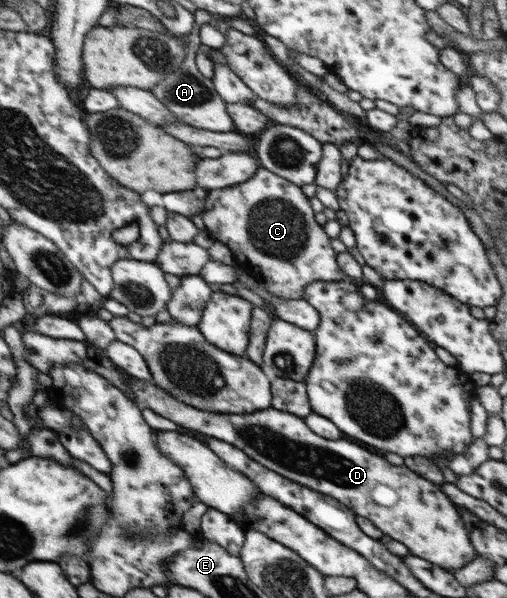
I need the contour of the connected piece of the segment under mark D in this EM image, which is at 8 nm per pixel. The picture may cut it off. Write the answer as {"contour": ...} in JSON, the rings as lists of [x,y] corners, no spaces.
{"contour":[[[125,375],[124,378],[128,389],[130,389],[128,397],[134,402],[138,401],[139,406],[152,409],[161,417],[181,425],[181,428],[187,427],[191,431],[207,433],[209,437],[233,443],[235,447],[243,449],[251,459],[263,467],[267,467],[267,469],[271,469],[271,471],[275,471],[275,473],[279,473],[279,475],[283,475],[295,483],[301,483],[309,489],[331,495],[333,499],[337,499],[343,505],[347,505],[349,509],[353,509],[357,515],[371,519],[373,525],[377,525],[391,539],[403,541],[413,555],[427,559],[427,561],[431,561],[443,569],[453,569],[453,567],[461,569],[477,557],[472,546],[472,539],[469,539],[469,530],[465,529],[464,521],[457,506],[445,495],[440,486],[427,481],[418,473],[409,470],[405,465],[399,467],[391,465],[383,457],[373,455],[369,451],[363,451],[363,447],[349,443],[345,439],[335,439],[335,441],[325,439],[311,431],[304,419],[289,412],[265,409],[265,411],[257,411],[257,413],[249,413],[249,415],[221,415],[217,411],[213,413],[199,411],[195,407],[189,407],[181,400],[175,399],[153,381],[142,380],[129,375]]]}

